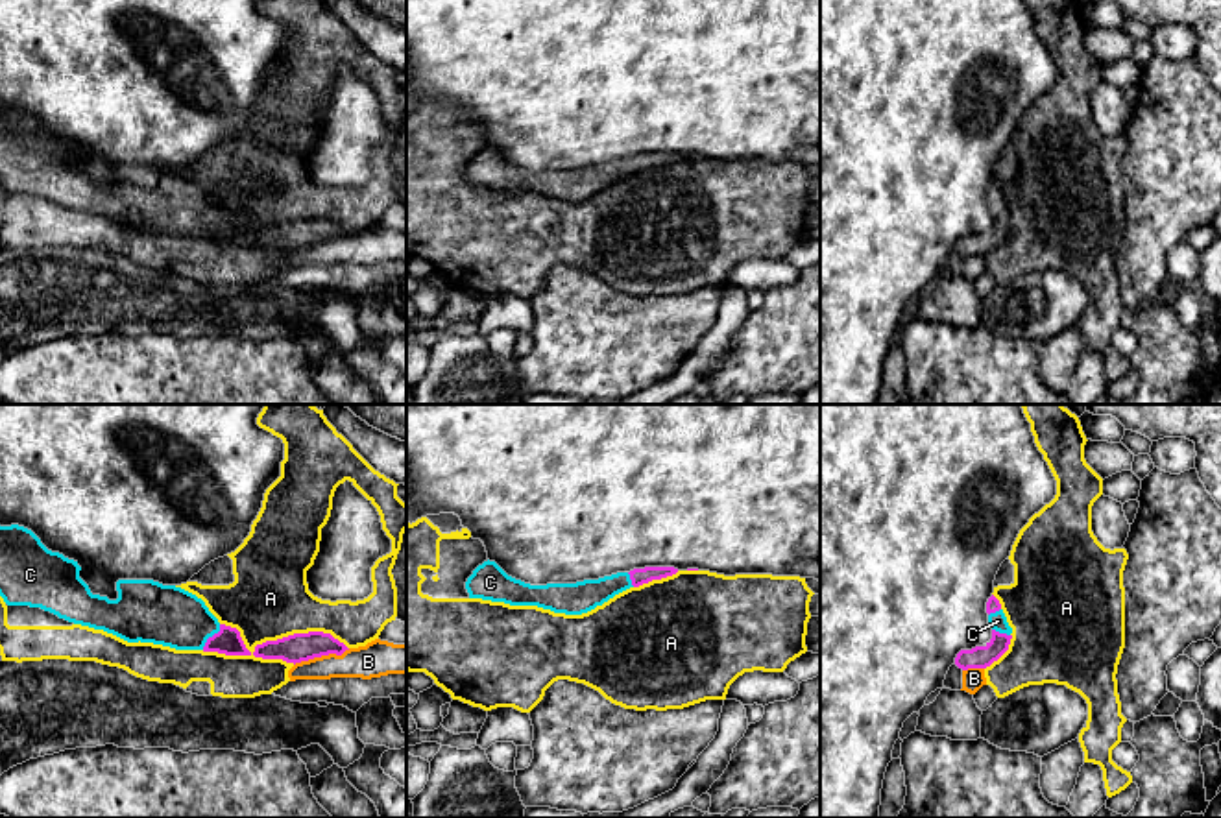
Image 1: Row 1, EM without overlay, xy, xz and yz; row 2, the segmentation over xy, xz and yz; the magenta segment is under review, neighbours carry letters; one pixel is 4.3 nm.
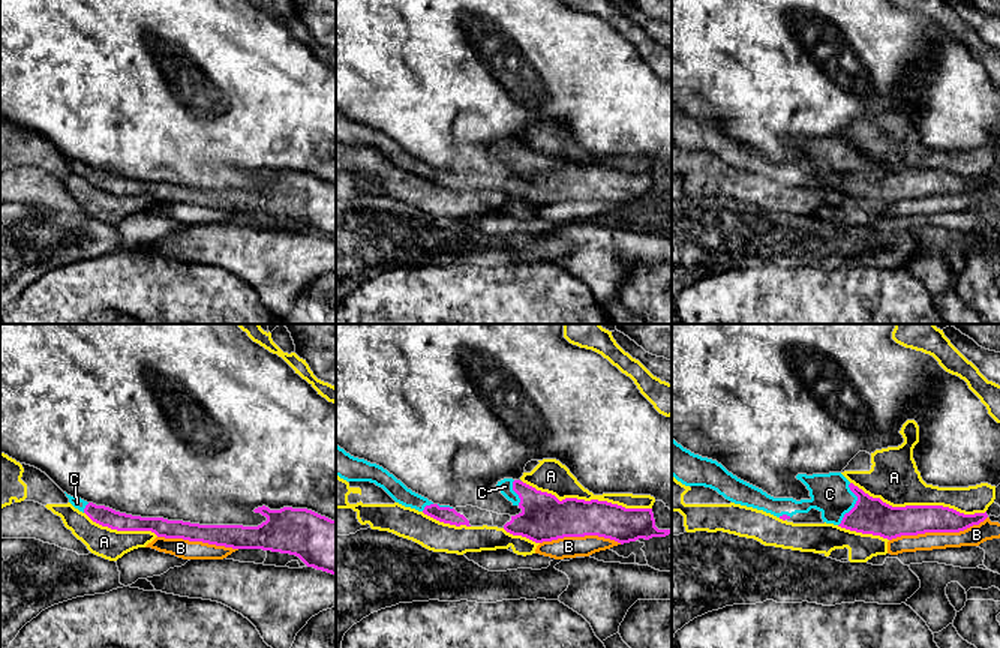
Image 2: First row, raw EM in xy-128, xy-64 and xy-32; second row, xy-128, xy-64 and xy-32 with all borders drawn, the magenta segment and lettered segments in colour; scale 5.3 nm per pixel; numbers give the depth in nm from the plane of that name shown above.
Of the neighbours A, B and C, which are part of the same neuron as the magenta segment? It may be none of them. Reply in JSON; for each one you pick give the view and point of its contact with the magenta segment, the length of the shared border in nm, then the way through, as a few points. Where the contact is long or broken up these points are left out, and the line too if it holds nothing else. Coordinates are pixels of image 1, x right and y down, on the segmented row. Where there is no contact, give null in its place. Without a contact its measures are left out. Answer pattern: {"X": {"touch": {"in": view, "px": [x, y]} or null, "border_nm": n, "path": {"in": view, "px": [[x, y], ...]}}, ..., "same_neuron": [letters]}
{"C": {"touch": {"in": "xy", "px": [213, 636]}, "border_nm": 140}, "same_neuron": ["C"]}

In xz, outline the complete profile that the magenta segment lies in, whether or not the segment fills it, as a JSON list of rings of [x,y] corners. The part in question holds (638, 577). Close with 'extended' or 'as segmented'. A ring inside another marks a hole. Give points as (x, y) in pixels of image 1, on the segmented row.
[[[495,561],[478,565],[465,582],[469,598],[538,606],[554,613],[582,615],[615,595],[676,574],[674,567],[645,567],[576,583],[530,585],[508,576]]]; extended

